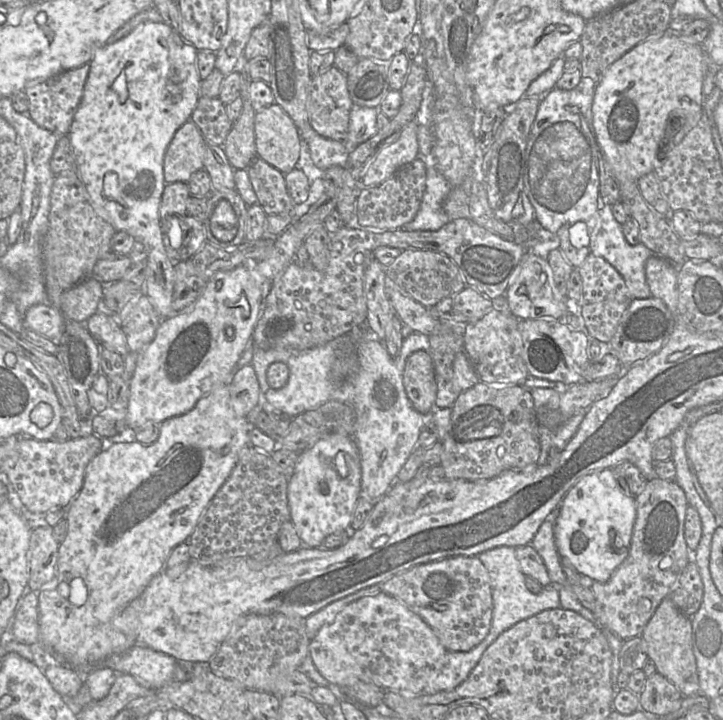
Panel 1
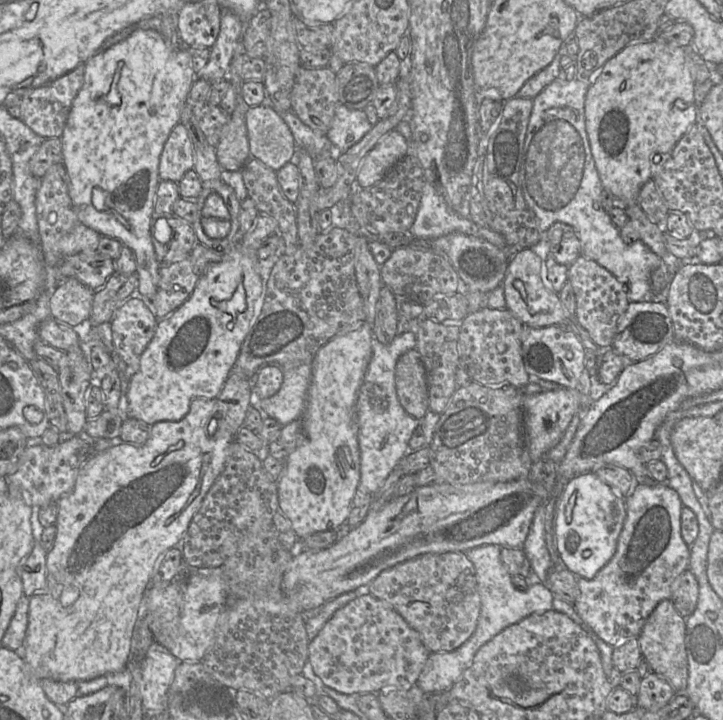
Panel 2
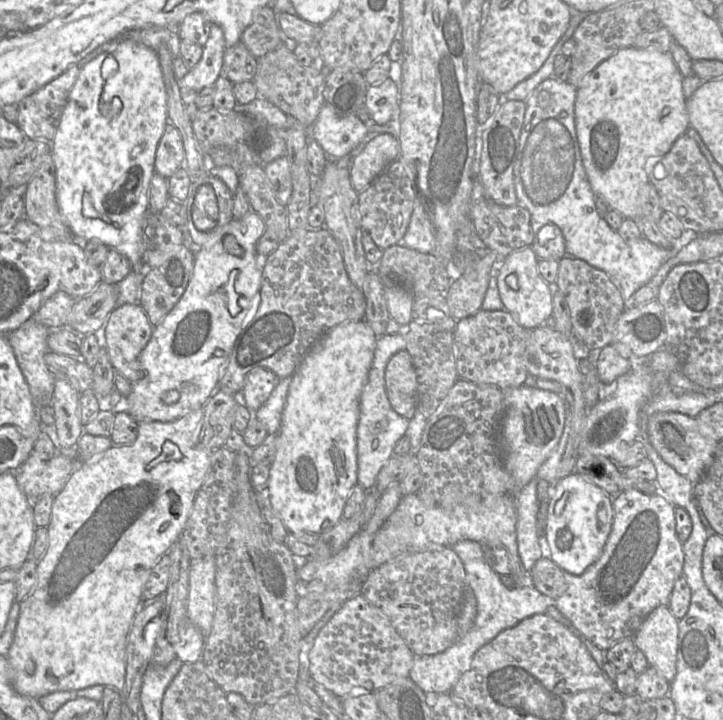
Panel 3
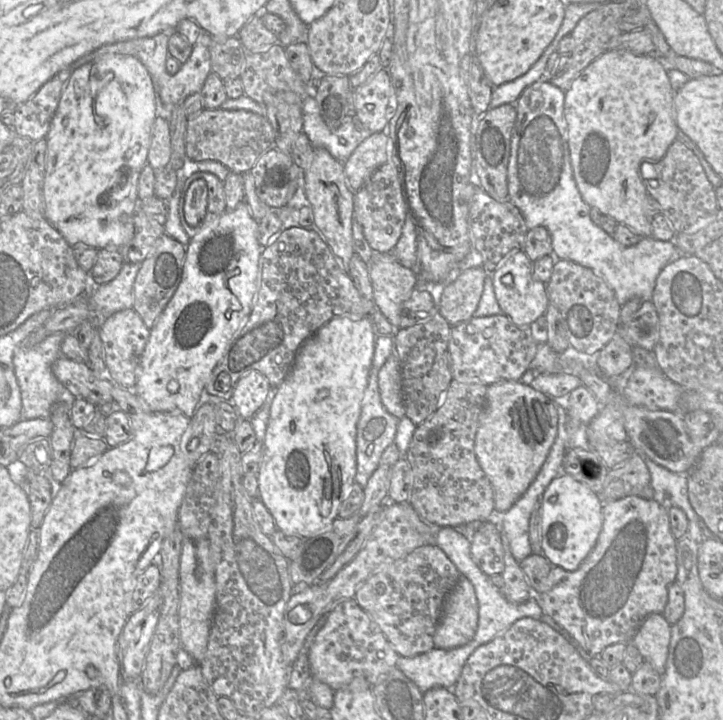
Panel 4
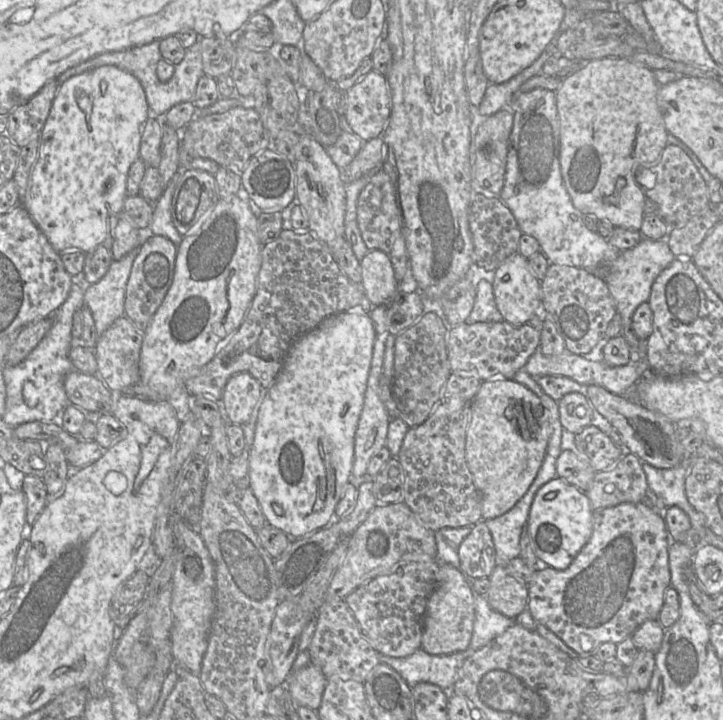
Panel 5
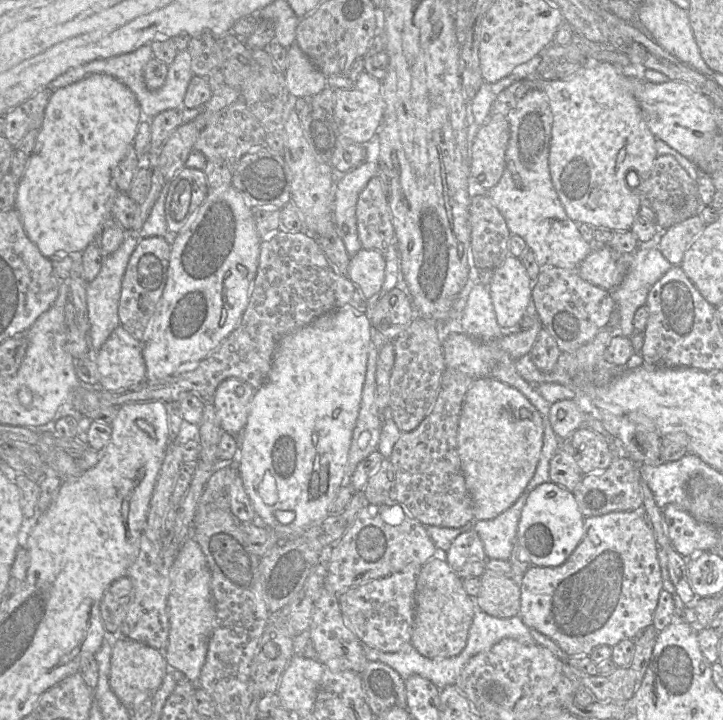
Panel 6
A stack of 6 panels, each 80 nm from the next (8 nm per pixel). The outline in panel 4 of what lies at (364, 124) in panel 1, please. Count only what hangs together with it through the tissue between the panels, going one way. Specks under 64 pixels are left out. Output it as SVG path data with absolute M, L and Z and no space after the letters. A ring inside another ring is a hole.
M306 97L301 106L303 132L314 147L326 149L332 157L344 163L370 132L360 127L357 118L348 114L342 124L331 130L323 121L314 97Z

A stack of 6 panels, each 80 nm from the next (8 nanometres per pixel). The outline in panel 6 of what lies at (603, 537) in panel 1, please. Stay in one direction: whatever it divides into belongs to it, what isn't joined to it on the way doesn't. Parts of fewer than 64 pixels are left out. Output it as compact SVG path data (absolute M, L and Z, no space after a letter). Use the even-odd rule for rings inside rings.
M551 481L534 488L522 509L516 545L528 557L531 566L556 567L571 555L584 535L584 520L572 493Z

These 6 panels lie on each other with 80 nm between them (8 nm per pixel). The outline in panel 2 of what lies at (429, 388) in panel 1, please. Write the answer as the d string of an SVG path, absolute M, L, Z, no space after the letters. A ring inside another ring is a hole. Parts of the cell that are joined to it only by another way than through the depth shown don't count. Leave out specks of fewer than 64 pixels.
M411 349L399 357L395 368L395 389L401 406L409 415L420 419L429 411L426 372L416 349Z

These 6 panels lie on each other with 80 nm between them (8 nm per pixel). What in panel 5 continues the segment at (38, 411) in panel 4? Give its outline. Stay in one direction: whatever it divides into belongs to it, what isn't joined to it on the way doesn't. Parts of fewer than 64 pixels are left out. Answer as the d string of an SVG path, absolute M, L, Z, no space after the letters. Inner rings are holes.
M83 274L80 278L74 278L70 293L65 302L52 314L52 326L45 337L33 349L33 351L18 365L5 367L3 378L6 387L5 411L2 417L2 425L16 427L28 422L56 423L61 425L61 414L69 405L64 380L66 375L74 369L69 358L72 347L72 322L77 311L85 306L85 290L89 286ZM26 381L34 384L37 391L38 402L33 408L28 407L22 396L22 387Z

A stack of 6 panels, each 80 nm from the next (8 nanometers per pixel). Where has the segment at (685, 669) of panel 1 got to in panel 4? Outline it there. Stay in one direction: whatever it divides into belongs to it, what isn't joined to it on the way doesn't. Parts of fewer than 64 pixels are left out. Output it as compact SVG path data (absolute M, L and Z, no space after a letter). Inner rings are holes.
M651 614L641 624L632 638L645 661L660 674L666 669L672 626L663 614Z

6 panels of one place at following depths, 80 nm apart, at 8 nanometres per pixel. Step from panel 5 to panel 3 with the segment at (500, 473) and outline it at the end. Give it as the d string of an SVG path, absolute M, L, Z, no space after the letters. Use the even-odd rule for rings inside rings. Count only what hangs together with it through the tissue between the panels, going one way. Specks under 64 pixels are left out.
M522 385L503 390L505 416L499 447L515 489L521 489L536 477L538 469L557 445L565 425L566 403L563 396L536 387Z

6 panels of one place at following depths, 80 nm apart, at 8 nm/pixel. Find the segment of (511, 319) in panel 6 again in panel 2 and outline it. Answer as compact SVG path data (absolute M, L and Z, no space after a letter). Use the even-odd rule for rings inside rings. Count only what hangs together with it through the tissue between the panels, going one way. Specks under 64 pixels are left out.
M524 248L514 253L510 259L503 281L506 309L517 317L525 327L546 327L566 322L568 313L565 310L558 293L545 277L544 261L531 248ZM520 279L524 289L517 290L513 282Z

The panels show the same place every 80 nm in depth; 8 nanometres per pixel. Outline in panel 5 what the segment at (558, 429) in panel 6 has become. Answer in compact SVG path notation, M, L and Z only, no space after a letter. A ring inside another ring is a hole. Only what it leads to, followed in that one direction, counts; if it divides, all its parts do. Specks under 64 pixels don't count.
M572 392L558 401L560 423L569 434L577 434L589 426L595 410L583 392Z

